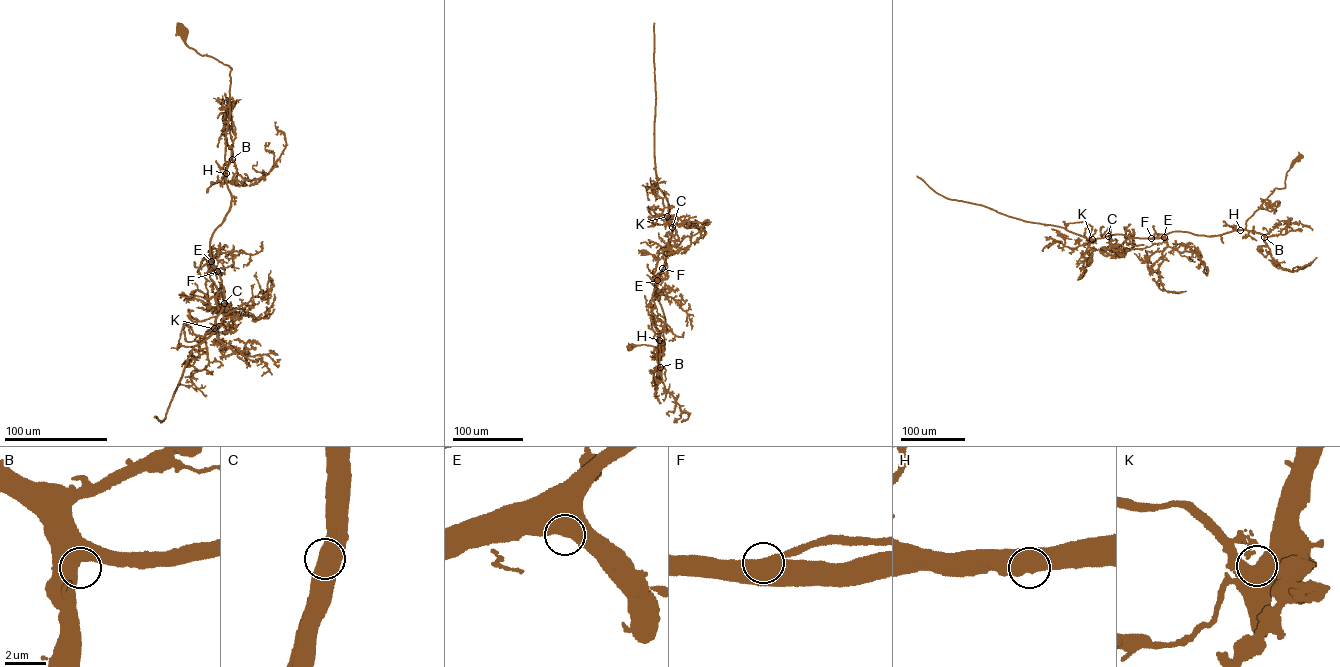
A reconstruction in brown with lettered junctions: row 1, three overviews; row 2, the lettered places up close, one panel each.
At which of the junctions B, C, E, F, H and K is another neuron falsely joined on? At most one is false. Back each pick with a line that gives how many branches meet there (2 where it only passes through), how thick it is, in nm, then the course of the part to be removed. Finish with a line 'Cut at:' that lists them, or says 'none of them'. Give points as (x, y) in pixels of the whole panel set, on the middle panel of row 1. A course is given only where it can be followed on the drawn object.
Cut at: none of them

